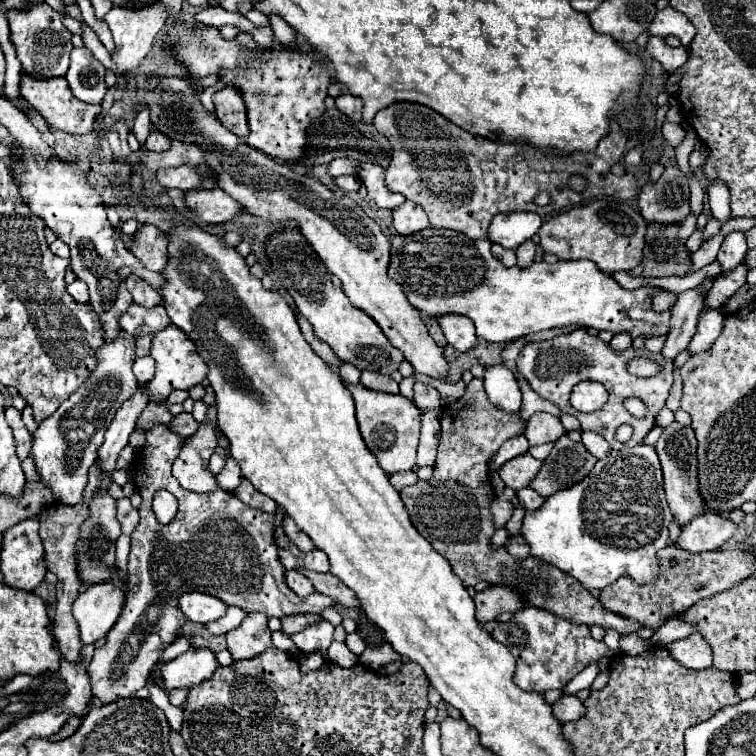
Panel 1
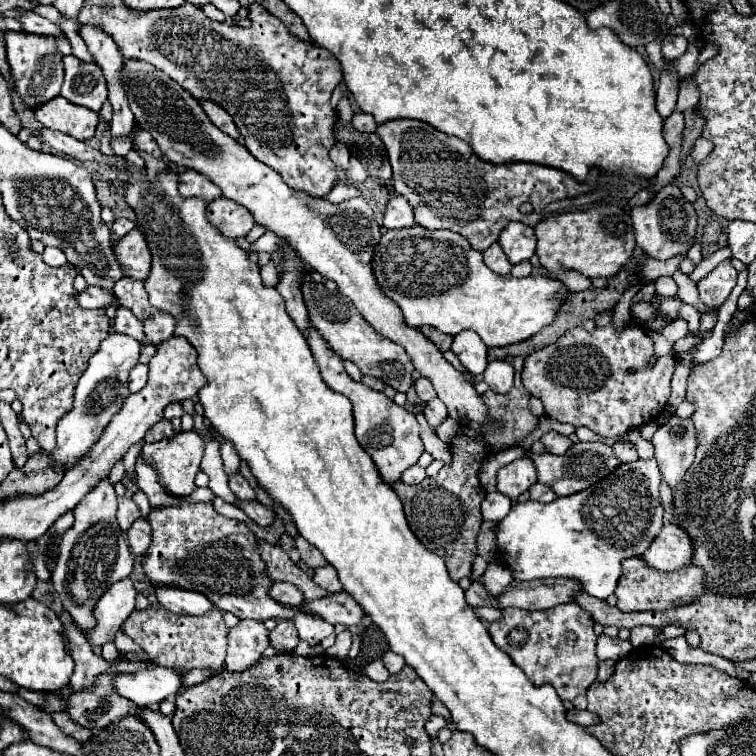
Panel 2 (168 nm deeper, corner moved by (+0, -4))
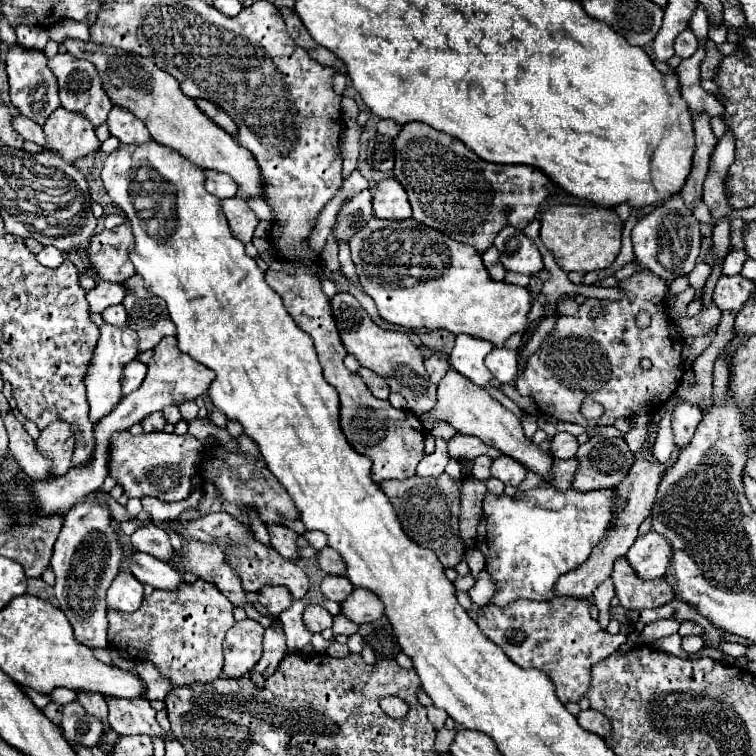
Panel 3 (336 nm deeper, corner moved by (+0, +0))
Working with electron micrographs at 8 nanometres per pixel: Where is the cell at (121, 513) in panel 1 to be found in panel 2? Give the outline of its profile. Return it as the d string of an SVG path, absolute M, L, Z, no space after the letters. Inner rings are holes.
M140 518L132 524L132 528L126 532L126 538L128 538L128 544L132 548L134 554L138 556L144 556L150 548L150 542L152 542L152 530L150 530L150 524Z

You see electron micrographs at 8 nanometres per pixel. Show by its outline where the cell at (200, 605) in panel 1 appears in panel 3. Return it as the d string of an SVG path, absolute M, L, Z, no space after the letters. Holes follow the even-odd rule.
M132 552L130 570L142 584L150 584L152 588L158 588L158 590L176 592L184 584L182 574L174 566L170 566L168 562L160 562L150 554Z

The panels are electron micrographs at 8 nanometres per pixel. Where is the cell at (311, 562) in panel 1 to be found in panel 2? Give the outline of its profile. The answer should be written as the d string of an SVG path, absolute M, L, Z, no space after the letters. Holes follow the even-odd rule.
M324 566L320 570L314 570L314 582L328 590L330 594L336 594L336 592L342 592L342 586L340 586L340 580L336 578L336 570L332 570L332 566Z

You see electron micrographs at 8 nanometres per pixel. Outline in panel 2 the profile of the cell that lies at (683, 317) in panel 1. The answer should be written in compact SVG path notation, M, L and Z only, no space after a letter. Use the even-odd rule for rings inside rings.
M730 260L722 262L716 270L712 270L706 278L698 282L698 294L700 300L711 308L719 308L726 302L732 288L736 286L736 268L730 264Z

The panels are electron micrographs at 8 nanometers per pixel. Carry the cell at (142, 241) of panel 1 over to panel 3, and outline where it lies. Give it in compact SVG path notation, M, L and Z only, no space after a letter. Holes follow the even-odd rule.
M128 220L114 230L102 230L90 242L90 262L102 280L120 284L136 274L128 258L134 242Z

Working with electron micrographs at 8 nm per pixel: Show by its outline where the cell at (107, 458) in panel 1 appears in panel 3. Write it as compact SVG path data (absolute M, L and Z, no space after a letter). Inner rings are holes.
M94 490L92 494L88 494L88 498L84 498L82 502L72 506L72 510L68 510L50 560L50 566L56 574L54 596L60 604L60 610L72 624L76 640L86 644L88 648L108 646L108 618L104 596L116 574L122 570L122 562L126 560L126 550L122 548L118 530L114 528L108 500L108 492Z

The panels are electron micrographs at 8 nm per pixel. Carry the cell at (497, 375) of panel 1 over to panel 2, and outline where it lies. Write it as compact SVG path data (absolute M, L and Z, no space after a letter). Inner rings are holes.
M490 360L488 368L484 370L484 382L490 390L506 394L514 386L514 368L508 360Z

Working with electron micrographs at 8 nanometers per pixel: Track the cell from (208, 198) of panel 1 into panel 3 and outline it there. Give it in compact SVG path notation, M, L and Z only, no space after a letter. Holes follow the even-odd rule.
M234 196L234 198L224 198L222 200L222 212L228 220L228 226L234 234L234 238L238 238L240 242L250 242L252 240L252 234L254 234L254 228L258 224L258 218L256 214L250 210L248 202L240 196Z

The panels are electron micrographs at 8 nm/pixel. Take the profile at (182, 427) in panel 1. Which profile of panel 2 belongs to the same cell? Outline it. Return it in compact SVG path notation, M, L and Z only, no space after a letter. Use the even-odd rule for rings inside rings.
M160 420L156 426L152 426L150 430L148 430L148 434L144 436L144 440L146 442L156 442L156 440L160 440L160 438L170 438L170 436L174 436L174 432L172 432L172 424L170 424L170 420Z

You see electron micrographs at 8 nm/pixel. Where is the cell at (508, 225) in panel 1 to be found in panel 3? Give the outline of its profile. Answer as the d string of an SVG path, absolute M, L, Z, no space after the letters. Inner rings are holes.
M506 226L494 240L494 246L500 252L500 262L506 270L538 274L544 268L542 256L532 238L528 238L522 230L514 230L514 226Z

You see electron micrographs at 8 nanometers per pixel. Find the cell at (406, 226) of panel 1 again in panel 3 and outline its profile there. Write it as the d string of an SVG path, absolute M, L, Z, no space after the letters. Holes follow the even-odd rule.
M384 180L378 184L372 200L376 218L382 220L406 220L410 218L410 204L404 188L396 180Z

